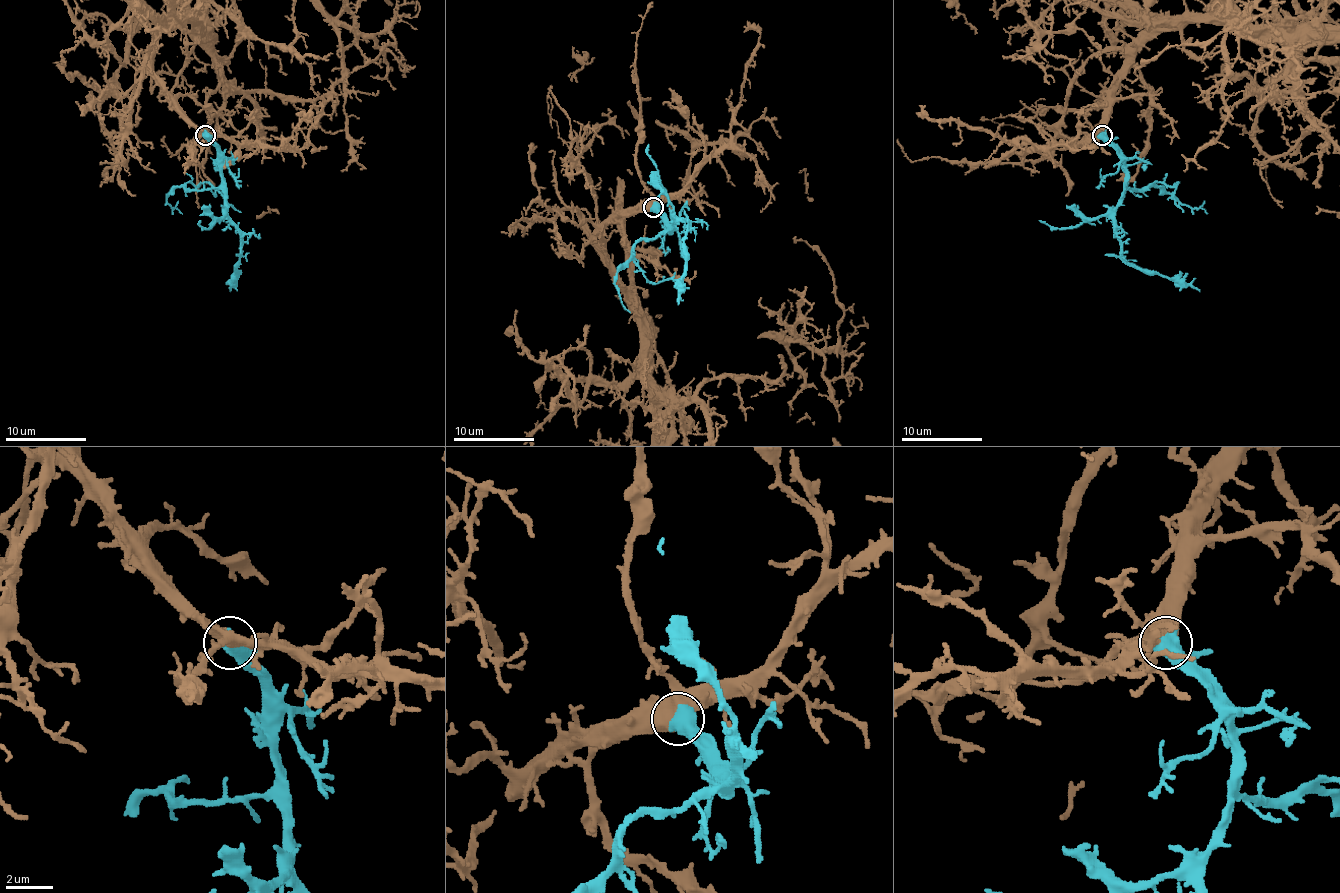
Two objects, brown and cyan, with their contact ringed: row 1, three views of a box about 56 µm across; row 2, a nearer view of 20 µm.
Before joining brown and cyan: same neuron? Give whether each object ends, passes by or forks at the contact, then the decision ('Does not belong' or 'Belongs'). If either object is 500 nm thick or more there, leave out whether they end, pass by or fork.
Belongs

